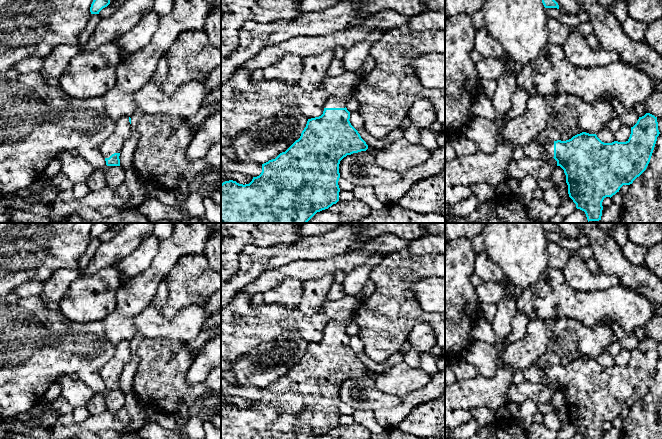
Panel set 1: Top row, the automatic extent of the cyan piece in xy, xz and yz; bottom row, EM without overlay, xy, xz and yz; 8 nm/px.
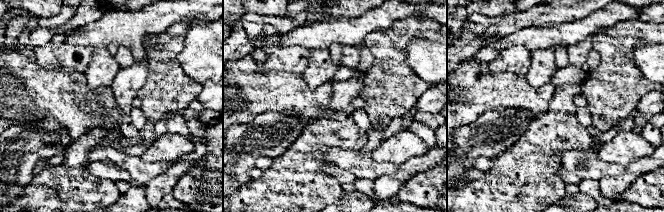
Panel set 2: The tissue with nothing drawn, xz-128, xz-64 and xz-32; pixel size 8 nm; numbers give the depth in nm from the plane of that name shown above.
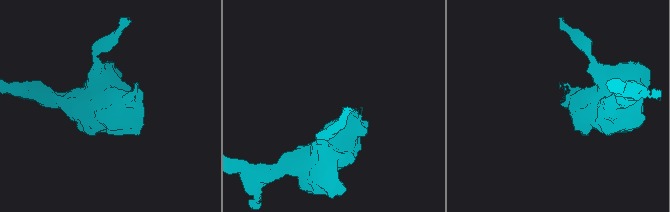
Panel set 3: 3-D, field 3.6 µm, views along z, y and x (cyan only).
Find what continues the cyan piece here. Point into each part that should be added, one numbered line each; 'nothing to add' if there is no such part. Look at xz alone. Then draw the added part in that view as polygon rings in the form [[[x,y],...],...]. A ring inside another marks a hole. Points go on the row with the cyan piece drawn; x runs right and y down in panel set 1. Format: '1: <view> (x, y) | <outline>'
1: xz (333, 101) | [[[353,92],[342,96],[330,95],[328,100],[325,103],[324,108],[345,108],[348,99],[352,96],[354,96]]]

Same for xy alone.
1: xy (113, 144) | [[[123,116],[117,122],[113,133],[101,144],[101,153],[109,158],[114,153],[120,153],[124,143],[130,138],[130,116]]]

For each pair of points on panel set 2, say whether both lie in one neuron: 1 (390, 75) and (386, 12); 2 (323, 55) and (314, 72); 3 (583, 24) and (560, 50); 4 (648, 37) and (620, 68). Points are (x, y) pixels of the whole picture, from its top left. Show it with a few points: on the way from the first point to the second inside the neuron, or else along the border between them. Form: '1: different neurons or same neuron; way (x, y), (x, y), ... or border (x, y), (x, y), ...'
1: different neurons; border (407, 17), (397, 19), (385, 29), (367, 34)
2: same neuron; way (320, 59), (320, 63), (316, 68)
3: different neurons; border (562, 44), (554, 46)
4: same neuron; way (637, 36), (620, 53), (620, 57)

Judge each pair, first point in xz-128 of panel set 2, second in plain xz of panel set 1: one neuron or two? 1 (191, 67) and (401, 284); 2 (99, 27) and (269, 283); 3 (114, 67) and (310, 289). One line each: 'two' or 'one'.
1: two
2: one
3: one

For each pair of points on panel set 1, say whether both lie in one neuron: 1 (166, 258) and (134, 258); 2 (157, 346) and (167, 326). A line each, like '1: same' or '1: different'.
1: different
2: different

